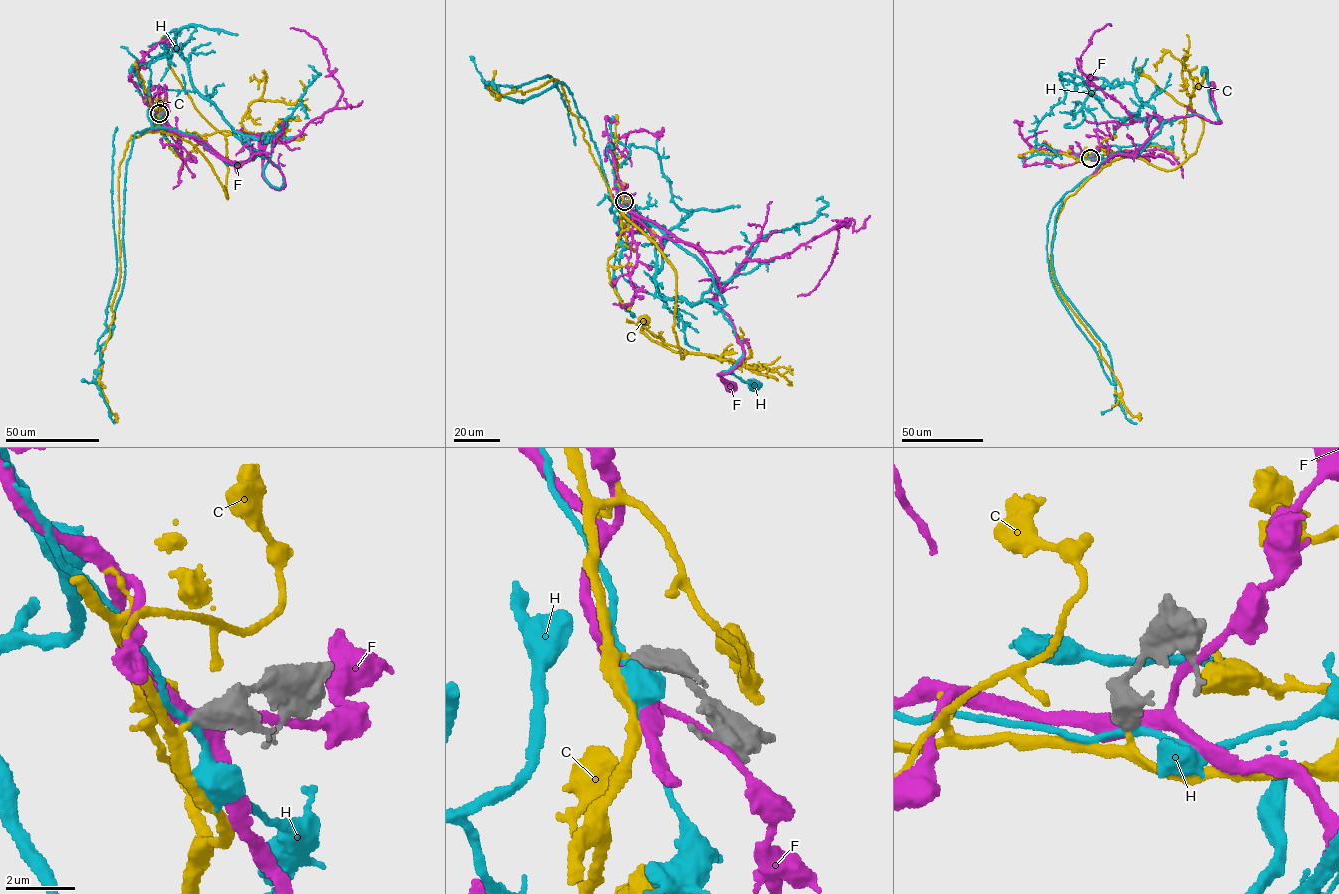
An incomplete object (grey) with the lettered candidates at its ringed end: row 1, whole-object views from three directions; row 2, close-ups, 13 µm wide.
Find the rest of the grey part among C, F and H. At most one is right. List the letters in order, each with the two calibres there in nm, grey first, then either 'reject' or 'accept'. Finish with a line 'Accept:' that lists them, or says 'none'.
C: 550 nm thick on the grey side, 260 nm on the other; accept
F: 600 nm thick on the grey side, 440 nm on the other; reject
H: 600 nm thick on the grey side, 190 nm on the other; reject
Accept: C

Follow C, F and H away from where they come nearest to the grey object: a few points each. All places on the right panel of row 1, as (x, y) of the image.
C: (1090, 158), (1103, 161), (1104, 166), (1132, 157), (1166, 171), (1174, 169), (1196, 151), (1202, 119), (1139, 71)
F: (1091, 158), (1102, 163), (1115, 154), (1134, 152), (1161, 119), (1194, 114), (1220, 123), (1210, 86)
H: (1090, 158), (1074, 155), (1095, 155), (1096, 170), (1141, 152), (1164, 122), (1218, 123), (1205, 71)

